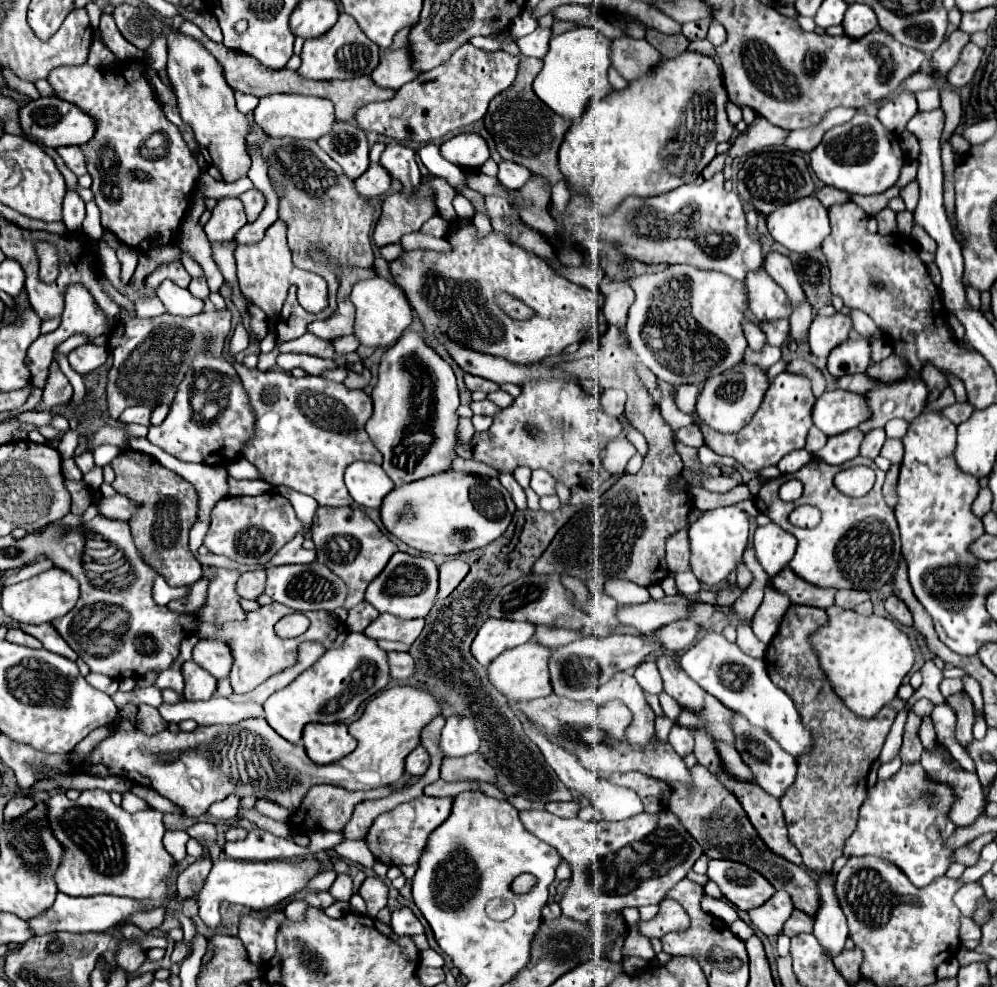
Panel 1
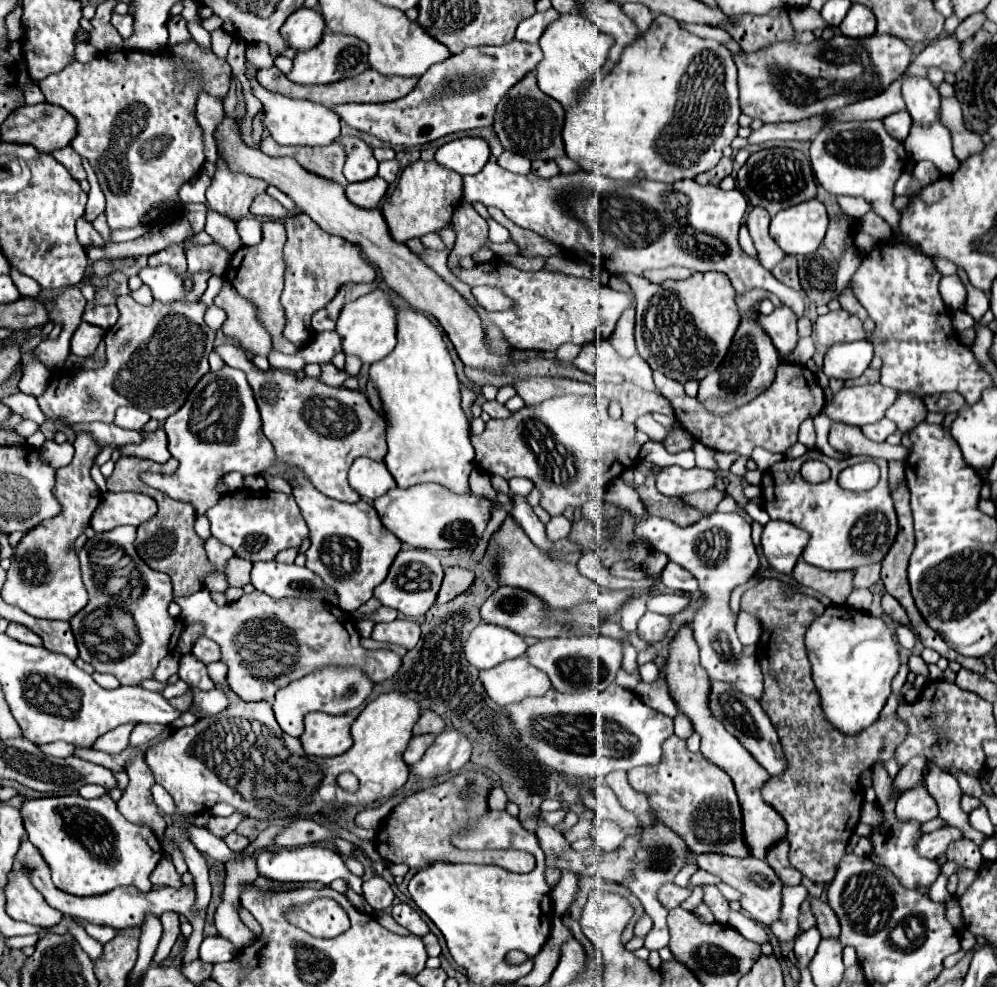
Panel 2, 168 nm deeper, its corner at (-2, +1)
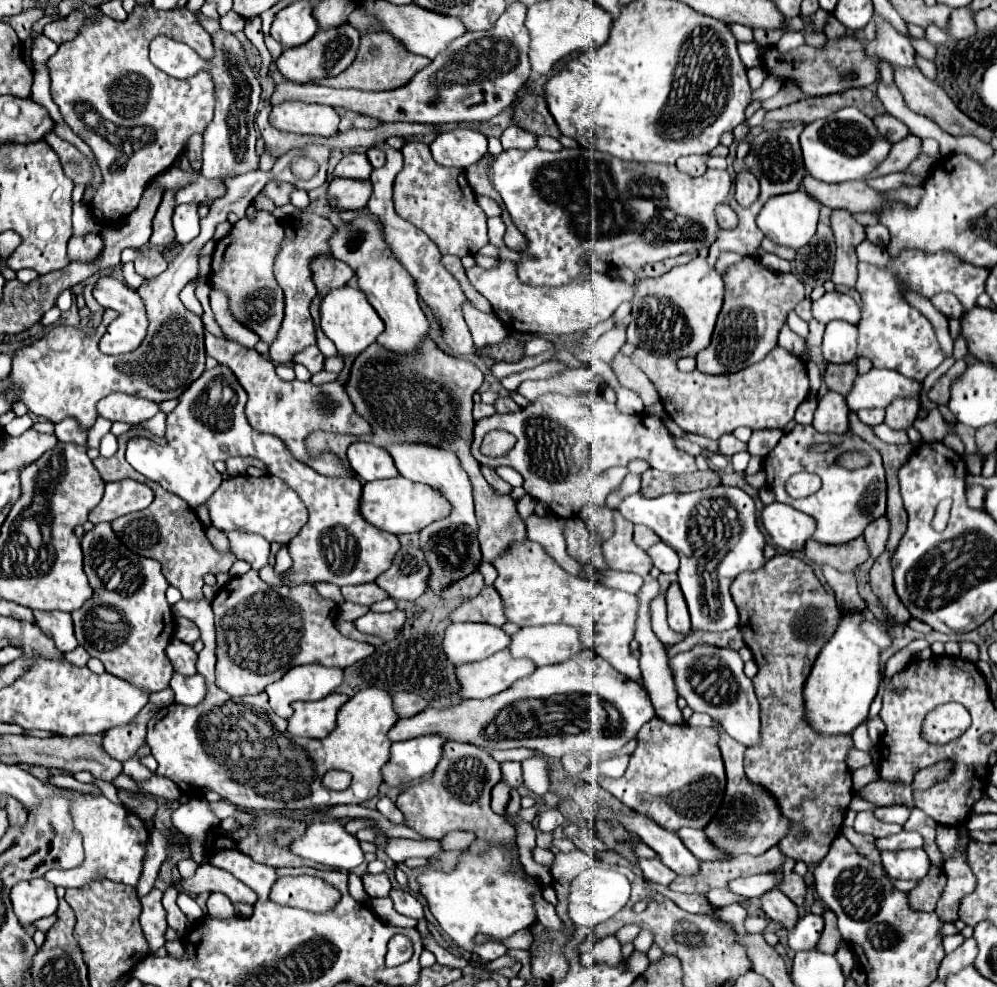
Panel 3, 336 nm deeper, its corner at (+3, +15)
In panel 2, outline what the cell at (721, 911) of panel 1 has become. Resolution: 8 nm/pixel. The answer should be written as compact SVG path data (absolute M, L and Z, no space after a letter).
M730 913L730 921L728 921L734 929L738 929L746 939L750 939L750 941L756 941L756 943L768 943L770 939L768 939L768 935L766 935L766 931L756 923L756 921L752 921L748 915L744 915L744 913Z

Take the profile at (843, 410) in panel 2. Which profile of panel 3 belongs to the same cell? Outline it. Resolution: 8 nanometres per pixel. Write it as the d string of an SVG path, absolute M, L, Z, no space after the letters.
M873 367L865 375L857 375L849 395L847 405L851 411L859 411L863 407L887 407L893 397L917 395L921 391L921 383L915 383L895 371Z

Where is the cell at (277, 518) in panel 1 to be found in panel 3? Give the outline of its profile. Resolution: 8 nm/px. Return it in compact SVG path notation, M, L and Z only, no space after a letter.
M237 475L221 483L221 487L207 499L207 509L211 515L211 525L221 531L241 531L257 533L269 543L289 543L299 529L307 523L307 509L299 495L275 475L249 477Z

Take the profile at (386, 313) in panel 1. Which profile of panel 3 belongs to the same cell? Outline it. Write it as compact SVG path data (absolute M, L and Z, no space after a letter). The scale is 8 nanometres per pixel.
M349 285L333 289L321 301L319 313L321 313L321 329L335 343L337 351L341 351L345 355L359 355L371 343L375 343L375 339L385 329L381 317L377 315L377 311L373 309L373 305L367 301L367 295L363 295L361 289L355 289L355 287L349 287Z

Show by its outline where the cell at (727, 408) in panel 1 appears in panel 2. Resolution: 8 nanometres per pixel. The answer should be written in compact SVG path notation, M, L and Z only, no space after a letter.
M760 301L748 313L742 315L736 335L728 347L728 355L722 359L716 371L712 371L700 381L698 399L712 413L728 413L740 405L746 405L750 399L754 399L764 389L768 389L770 383L774 381L776 367L780 365L780 353L776 351L776 347L772 347L772 341L768 339L768 335L764 335L760 327L758 309L760 309Z

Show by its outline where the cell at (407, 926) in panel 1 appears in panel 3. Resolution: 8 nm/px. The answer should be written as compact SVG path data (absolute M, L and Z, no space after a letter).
M391 889L389 895L395 903L395 911L413 919L421 919L423 917L423 905L405 889Z

